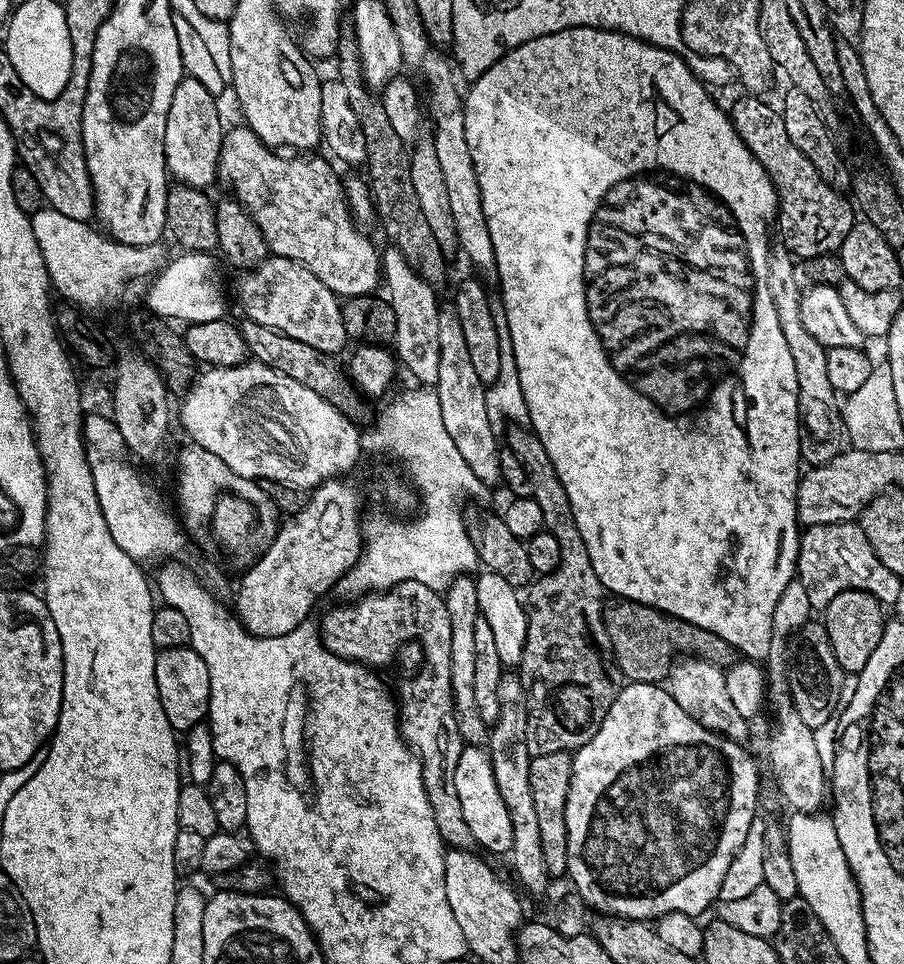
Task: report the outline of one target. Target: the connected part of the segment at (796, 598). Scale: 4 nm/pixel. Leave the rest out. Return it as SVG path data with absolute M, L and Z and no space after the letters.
M793 578L791 582L786 586L786 590L782 590L782 598L778 598L778 606L774 606L774 618L772 619L772 645L770 646L770 654L768 655L766 661L766 696L770 701L770 708L772 704L772 712L776 715L776 721L772 724L772 741L768 744L768 760L772 763L772 772L776 775L776 784L780 787L780 792L784 795L784 800L786 803L792 807L792 810L796 812L820 812L823 809L823 804L825 800L826 804L826 766L822 762L822 758L818 758L818 748L816 743L814 742L814 731L811 728L806 726L806 722L802 722L802 718L798 718L798 710L794 706L794 702L792 701L792 695L788 692L788 679L784 676L786 674L786 670L788 669L788 665L786 663L786 641L793 634L799 633L802 625L809 623L813 619L814 610L810 606L810 597L806 595L806 586L802 586L802 582L798 578Z

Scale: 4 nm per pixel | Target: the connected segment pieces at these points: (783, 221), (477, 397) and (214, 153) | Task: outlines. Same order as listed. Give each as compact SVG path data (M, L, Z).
M743 95L733 102L732 108L730 107L732 125L752 157L772 179L776 191L778 221L780 220L779 239L793 257L801 260L835 253L852 229L853 205L841 193L835 192L824 181L822 174L814 170L810 158L806 158L806 154L802 154L802 150L798 150L798 146L790 142L779 111L773 105L771 108L766 101L759 100L759 95Z
M441 303L436 309L436 337L438 338L438 382L434 385L438 394L438 402L442 406L442 426L446 426L446 434L458 446L458 454L466 458L466 466L474 470L474 474L486 486L499 485L500 479L500 453L498 451L498 436L490 428L490 421L486 412L486 398L484 397L486 385L478 378L470 363L470 353L466 350L466 338L462 335L462 322L458 322L455 303Z
M185 75L174 90L174 102L170 102L170 114L166 118L164 139L164 163L173 181L190 187L207 189L211 180L218 176L220 148L224 145L225 125L220 125L220 112L216 109L217 97L202 82Z

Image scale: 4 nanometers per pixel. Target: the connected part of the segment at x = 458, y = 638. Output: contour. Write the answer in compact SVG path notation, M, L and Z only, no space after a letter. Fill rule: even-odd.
M468 574L457 576L455 582L447 585L443 597L446 614L450 614L450 686L458 730L465 745L484 746L488 743L490 728L482 722L478 705L474 703L474 622L481 620L475 579Z

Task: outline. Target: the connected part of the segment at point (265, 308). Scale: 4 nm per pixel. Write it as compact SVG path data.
M269 255L241 276L244 277L240 280L240 300L244 303L243 315L247 319L306 342L321 354L336 352L349 343L346 326L342 326L341 301L310 274L306 265Z

